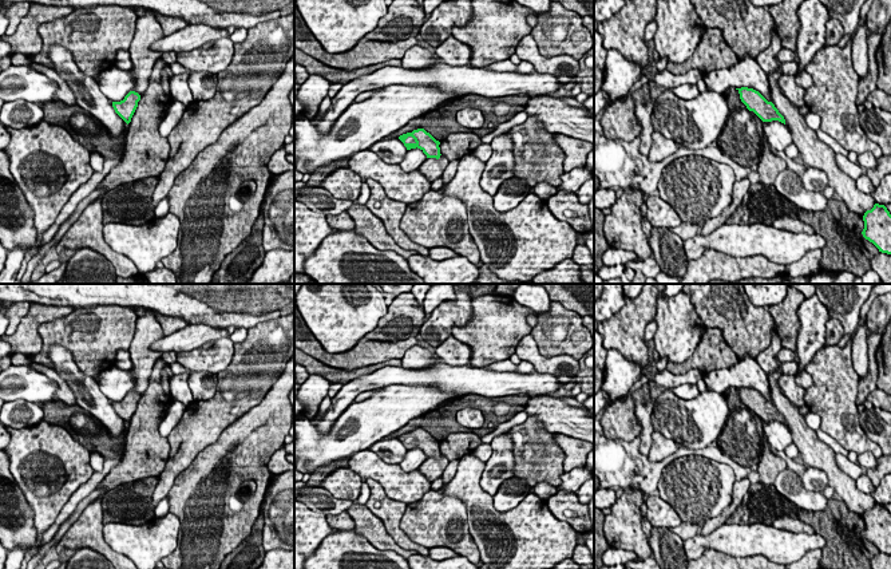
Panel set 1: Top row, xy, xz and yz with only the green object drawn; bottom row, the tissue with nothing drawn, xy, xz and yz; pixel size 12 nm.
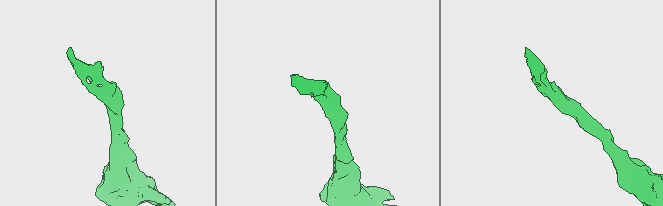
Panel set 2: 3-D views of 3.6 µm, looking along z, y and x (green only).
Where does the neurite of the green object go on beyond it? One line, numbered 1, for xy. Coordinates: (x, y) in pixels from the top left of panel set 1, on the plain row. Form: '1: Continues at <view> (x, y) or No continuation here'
1: No continuation here

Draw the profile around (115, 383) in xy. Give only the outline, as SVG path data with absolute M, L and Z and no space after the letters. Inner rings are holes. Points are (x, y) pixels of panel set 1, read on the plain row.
M111 367L100 374L99 388L111 402L123 400L134 390L135 384L131 368Z

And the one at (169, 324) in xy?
M158 312L154 313L157 316L158 323L162 327L165 336L169 336L187 325L187 323L179 317L170 317L170 316L161 315Z

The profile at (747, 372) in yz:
M749 355L738 357L738 361L729 368L710 371L702 379L706 388L713 392L725 394L730 388L748 387L759 391L768 402L772 402L768 374L760 367L757 359Z

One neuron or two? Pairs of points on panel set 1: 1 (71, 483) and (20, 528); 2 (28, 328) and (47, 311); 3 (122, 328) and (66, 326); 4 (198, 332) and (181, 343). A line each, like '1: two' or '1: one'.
1: two
2: one
3: one
4: one

